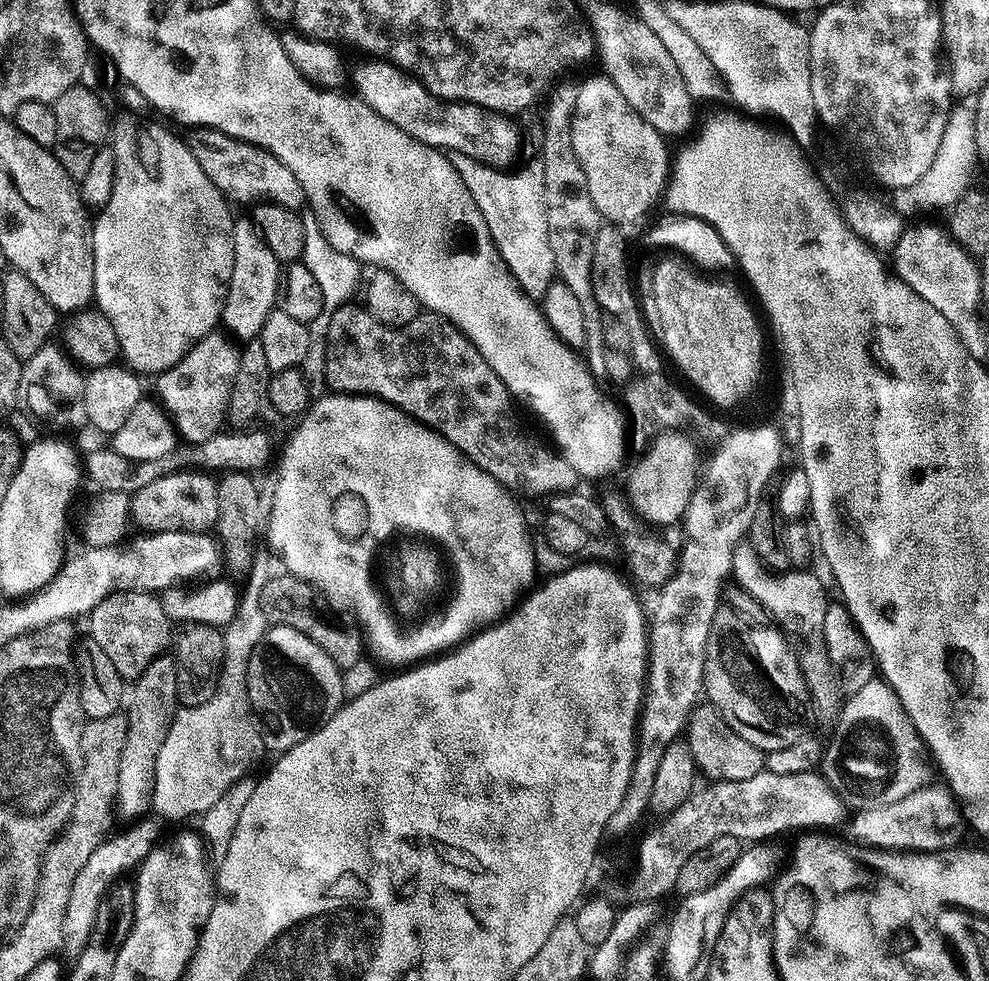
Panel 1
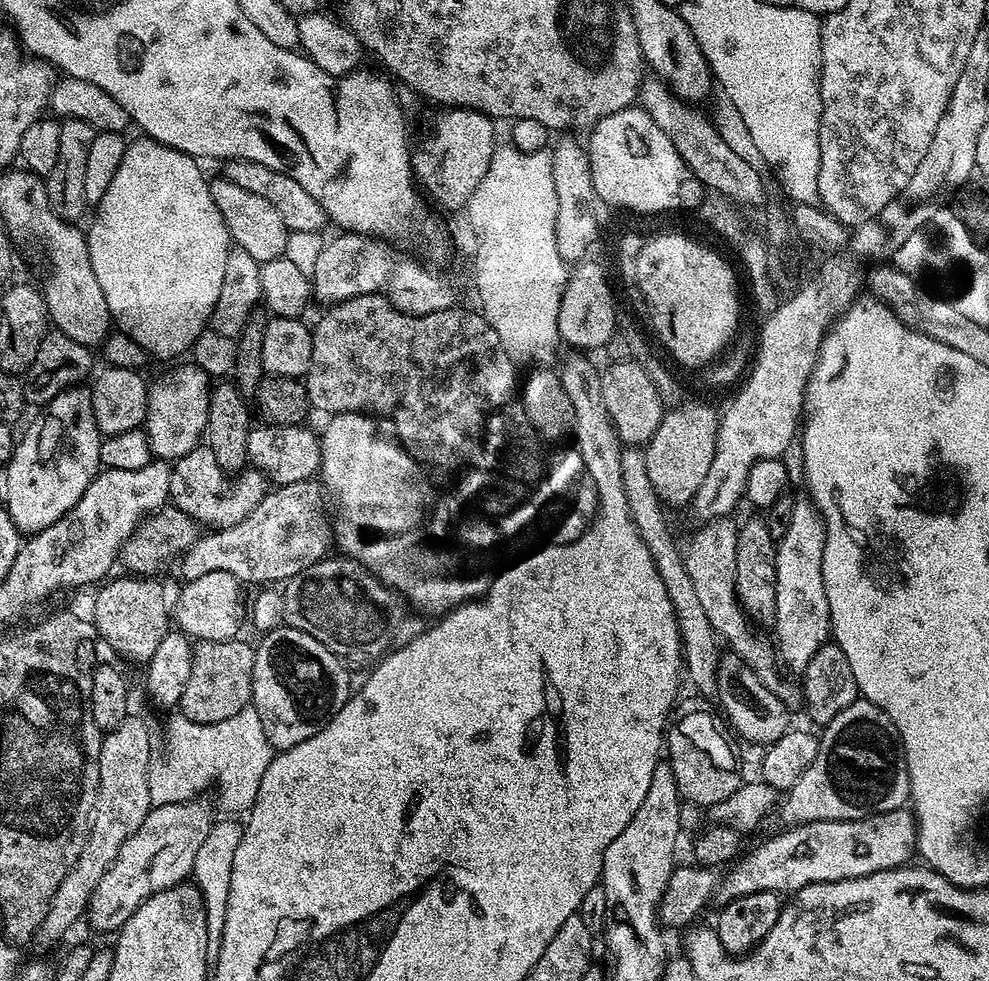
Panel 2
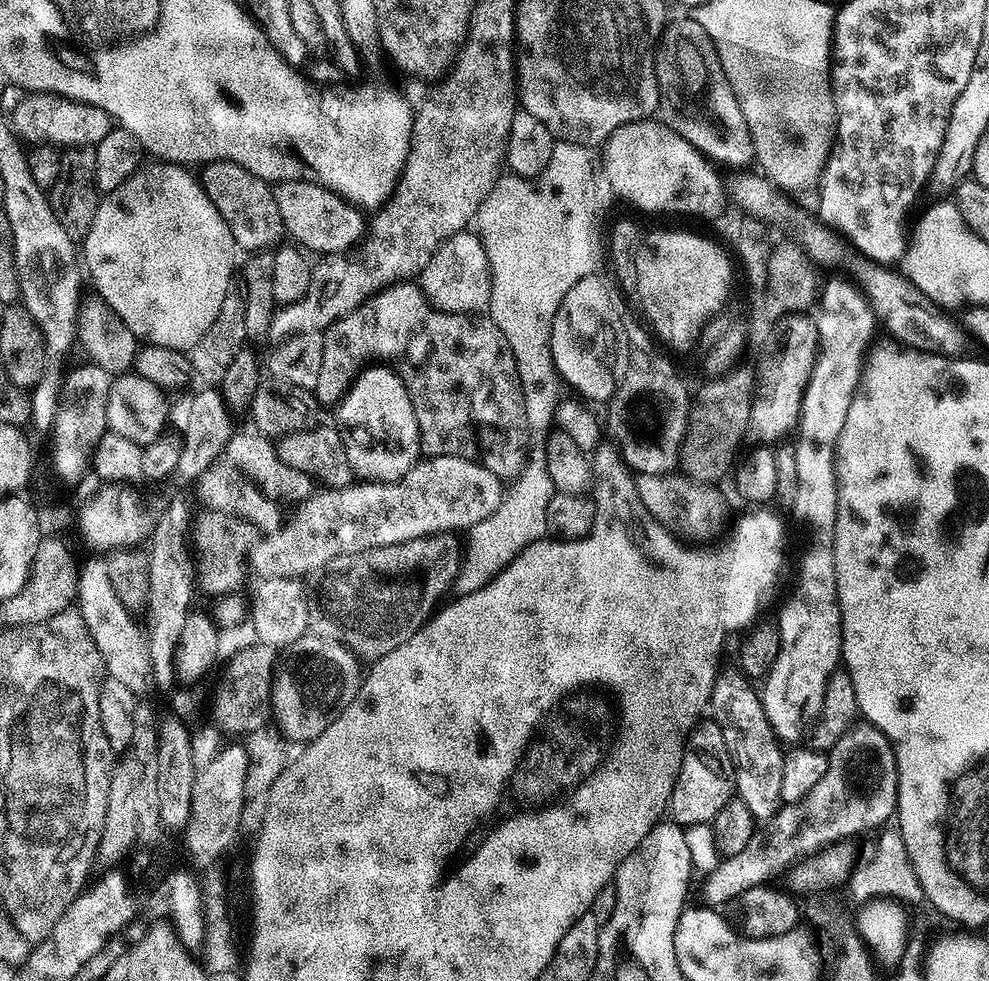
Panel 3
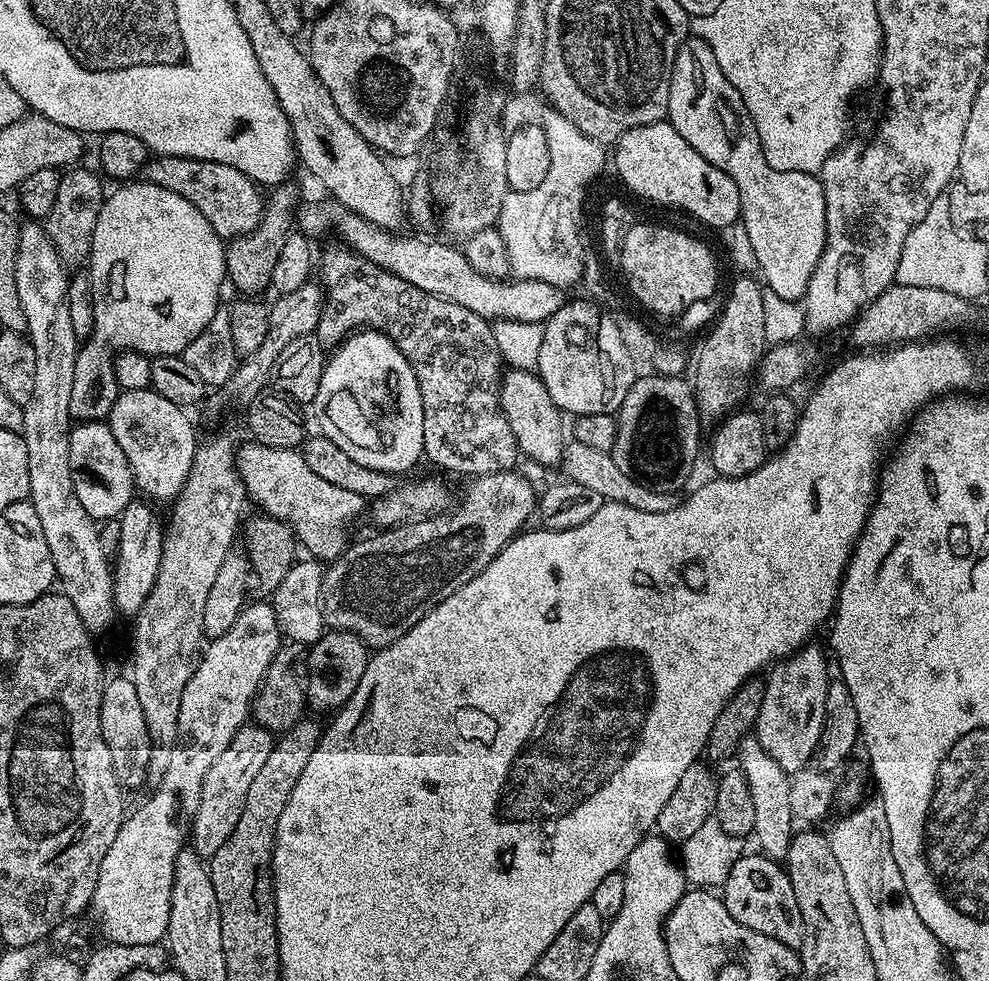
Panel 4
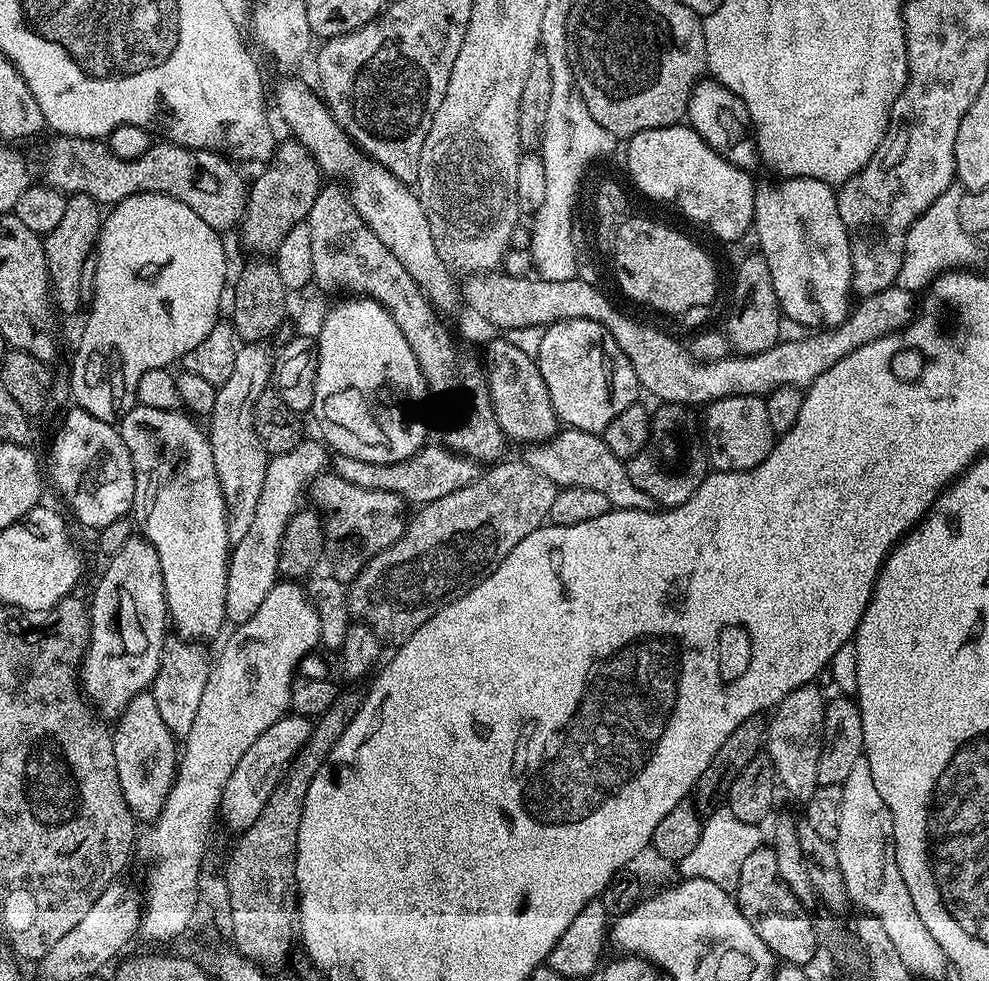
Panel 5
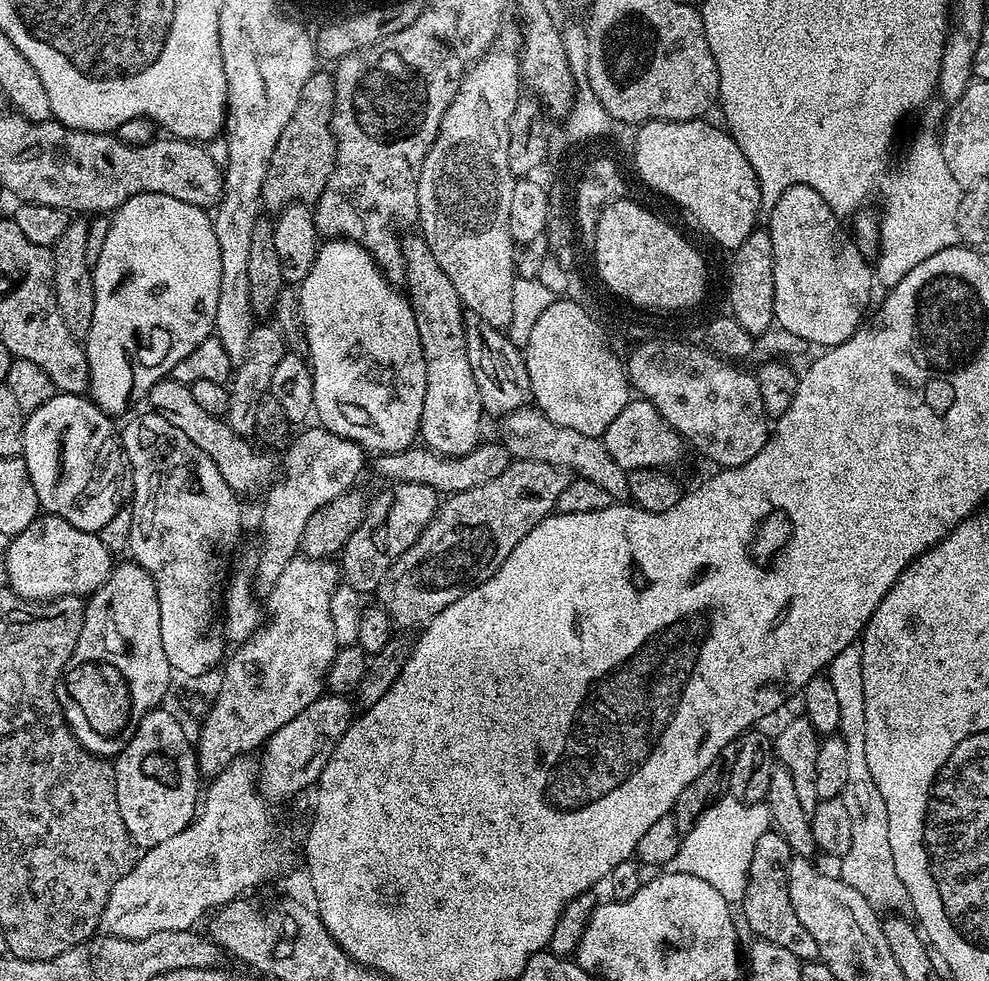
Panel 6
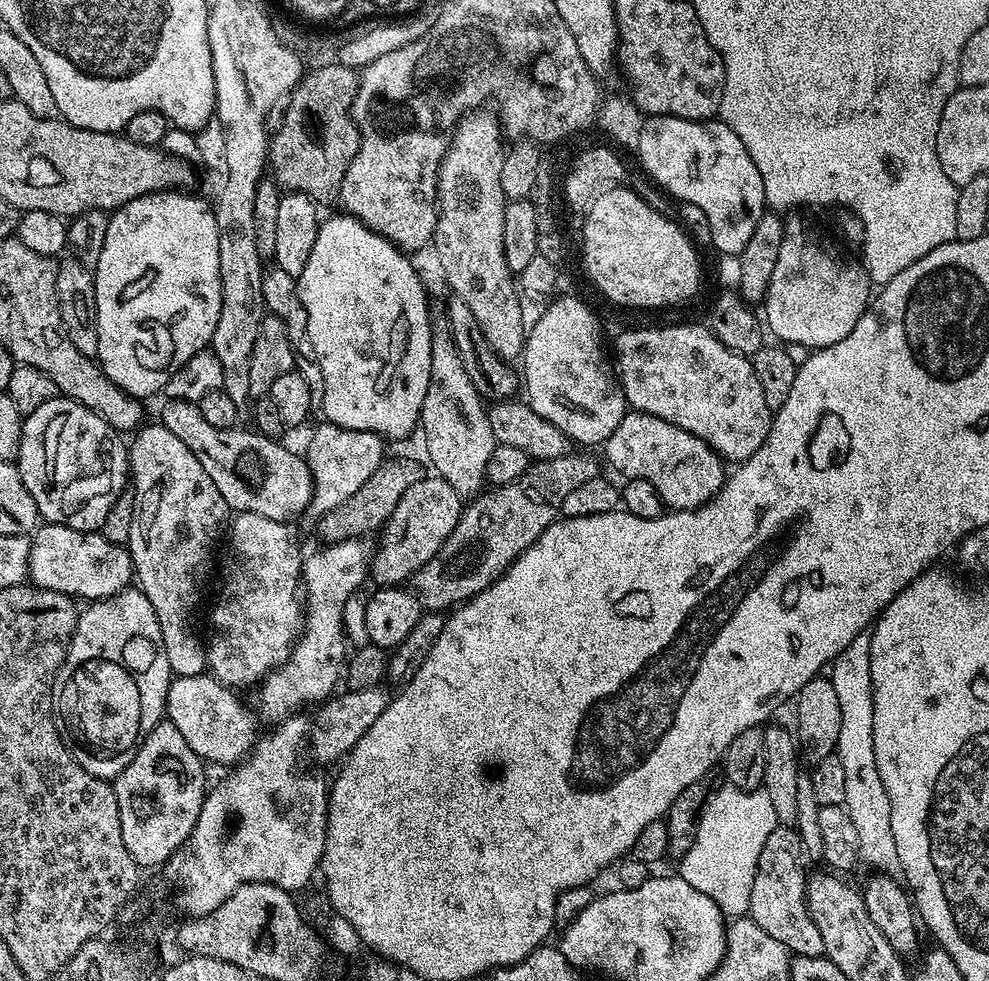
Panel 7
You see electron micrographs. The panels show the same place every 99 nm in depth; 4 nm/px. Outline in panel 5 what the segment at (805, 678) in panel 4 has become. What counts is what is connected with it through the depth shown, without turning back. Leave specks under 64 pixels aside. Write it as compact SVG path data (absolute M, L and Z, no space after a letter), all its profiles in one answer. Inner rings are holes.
M815 683L802 684L792 692L786 693L771 713L772 721L766 724L766 755L772 762L776 778L781 789L785 788L794 799L807 802L816 793L818 787L818 766L820 752L824 748L824 706L826 696L816 689Z

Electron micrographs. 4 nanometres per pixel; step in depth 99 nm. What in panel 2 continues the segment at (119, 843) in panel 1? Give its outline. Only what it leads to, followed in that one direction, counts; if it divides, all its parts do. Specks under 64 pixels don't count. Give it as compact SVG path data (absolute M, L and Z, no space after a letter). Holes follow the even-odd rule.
M197 798L184 803L160 805L149 809L138 830L122 844L116 860L104 871L98 886L94 886L94 892L88 900L86 920L89 920L98 931L119 933L122 925L131 918L134 910L138 910L138 906L142 906L144 900L162 890L173 888L175 884L185 883L191 877L194 858L198 858L198 849L202 847L214 823L212 810L204 800Z

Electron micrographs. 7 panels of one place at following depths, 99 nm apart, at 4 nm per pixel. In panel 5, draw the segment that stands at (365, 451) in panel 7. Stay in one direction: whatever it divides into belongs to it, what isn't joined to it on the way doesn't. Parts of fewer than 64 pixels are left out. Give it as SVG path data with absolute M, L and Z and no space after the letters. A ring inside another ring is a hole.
M305 438L294 450L281 456L272 456L266 466L266 482L262 482L262 494L250 521L250 530L242 537L242 542L232 544L228 557L228 577L226 578L226 610L228 620L233 625L244 624L266 602L266 594L278 582L278 554L280 539L290 522L290 518L301 507L300 499L304 491L309 491L316 477L329 467L330 452L319 439Z

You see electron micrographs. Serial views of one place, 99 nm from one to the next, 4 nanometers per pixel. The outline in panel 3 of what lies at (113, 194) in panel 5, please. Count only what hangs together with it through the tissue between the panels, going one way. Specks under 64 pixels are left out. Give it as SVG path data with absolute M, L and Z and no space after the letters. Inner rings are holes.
M229 160L205 163L200 170L200 185L220 217L224 219L237 249L245 248L245 253L248 254L272 250L283 241L280 239L285 239L282 214L278 214L278 202L274 202L273 185L267 184L264 176L250 174L250 170Z

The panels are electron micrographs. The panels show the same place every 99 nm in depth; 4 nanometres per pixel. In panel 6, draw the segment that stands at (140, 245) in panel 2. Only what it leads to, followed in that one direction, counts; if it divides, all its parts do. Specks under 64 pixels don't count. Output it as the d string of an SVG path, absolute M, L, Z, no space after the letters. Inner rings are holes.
M143 192L130 198L121 208L110 216L110 230L106 234L106 243L102 245L102 254L98 254L98 262L92 265L92 281L94 282L94 322L90 322L90 330L84 344L84 353L88 359L88 392L93 404L113 418L119 418L131 404L143 401L150 389L157 382L165 379L206 338L213 335L218 314L218 290L222 286L222 254L218 254L218 238L214 234L212 216L198 206L190 206L190 202L178 202L178 198L170 198L166 194L150 194Z

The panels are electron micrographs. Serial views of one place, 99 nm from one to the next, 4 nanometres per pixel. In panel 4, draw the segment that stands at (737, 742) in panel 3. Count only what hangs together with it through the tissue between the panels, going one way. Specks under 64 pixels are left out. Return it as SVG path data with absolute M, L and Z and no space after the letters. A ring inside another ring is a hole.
M749 734L740 742L738 749L738 757L740 756L739 771L744 773L748 789L750 790L750 798L754 801L754 826L752 832L756 840L760 843L759 851L763 855L768 856L771 860L784 862L787 858L788 847L792 842L794 835L794 817L790 810L790 776L789 773L782 770L782 766L778 766L778 762L774 762L774 758L770 758L770 754L766 754L766 750L762 750L762 746L756 741L755 735Z

